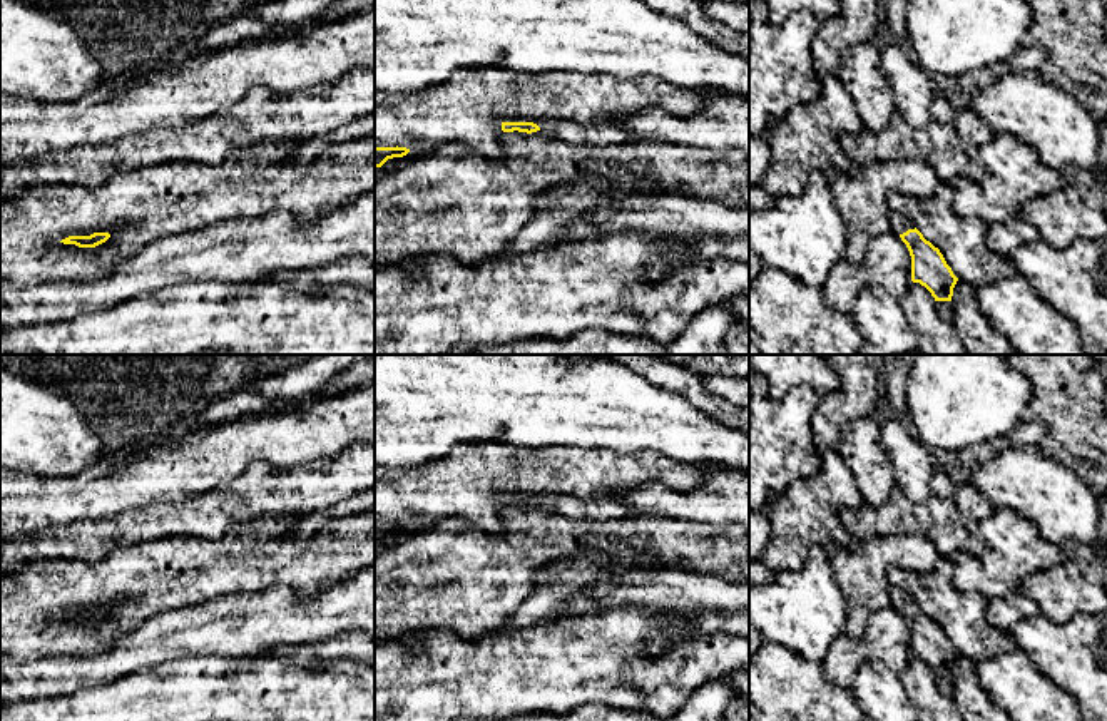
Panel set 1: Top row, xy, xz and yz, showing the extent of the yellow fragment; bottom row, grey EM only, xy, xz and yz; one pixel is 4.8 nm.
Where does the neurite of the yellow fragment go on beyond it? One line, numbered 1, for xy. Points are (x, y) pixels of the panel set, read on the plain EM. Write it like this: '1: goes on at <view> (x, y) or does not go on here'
1: does not go on here

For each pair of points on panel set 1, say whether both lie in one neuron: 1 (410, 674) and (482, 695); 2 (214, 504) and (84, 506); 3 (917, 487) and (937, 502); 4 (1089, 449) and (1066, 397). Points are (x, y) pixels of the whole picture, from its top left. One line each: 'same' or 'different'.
1: same
2: different
3: different
4: same

